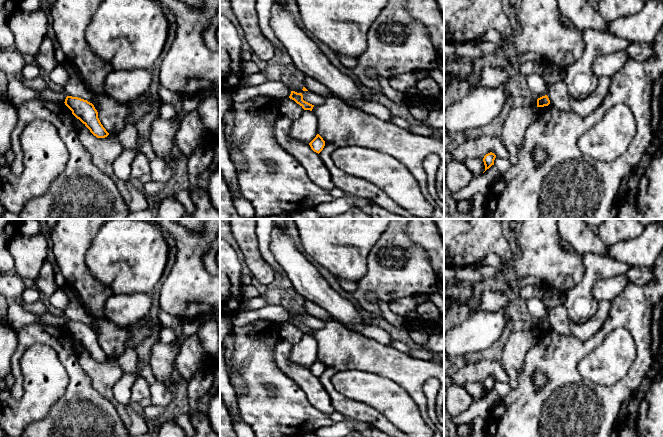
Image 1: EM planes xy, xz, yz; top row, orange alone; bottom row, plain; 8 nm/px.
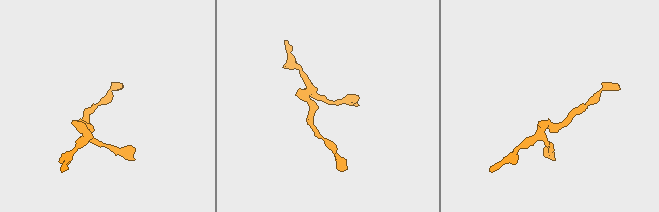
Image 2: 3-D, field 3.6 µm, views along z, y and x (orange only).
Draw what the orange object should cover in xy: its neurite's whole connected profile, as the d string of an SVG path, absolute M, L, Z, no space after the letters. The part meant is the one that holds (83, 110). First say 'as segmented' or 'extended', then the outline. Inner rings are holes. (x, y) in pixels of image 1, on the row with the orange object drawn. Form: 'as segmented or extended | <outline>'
as segmented | M67 96L65 105L72 111L72 114L79 119L97 138L105 138L109 135L98 118L98 112L94 105L87 100Z

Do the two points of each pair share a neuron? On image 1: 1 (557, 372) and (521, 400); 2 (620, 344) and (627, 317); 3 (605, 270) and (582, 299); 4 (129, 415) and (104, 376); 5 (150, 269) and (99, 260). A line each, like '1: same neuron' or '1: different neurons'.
1: same neuron
2: different neurons
3: same neuron
4: same neuron
5: same neuron

